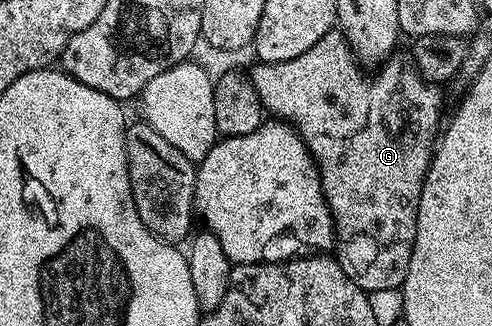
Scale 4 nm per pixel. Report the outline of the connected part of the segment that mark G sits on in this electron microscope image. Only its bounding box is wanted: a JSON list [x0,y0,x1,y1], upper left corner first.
[250,31,444,293]

